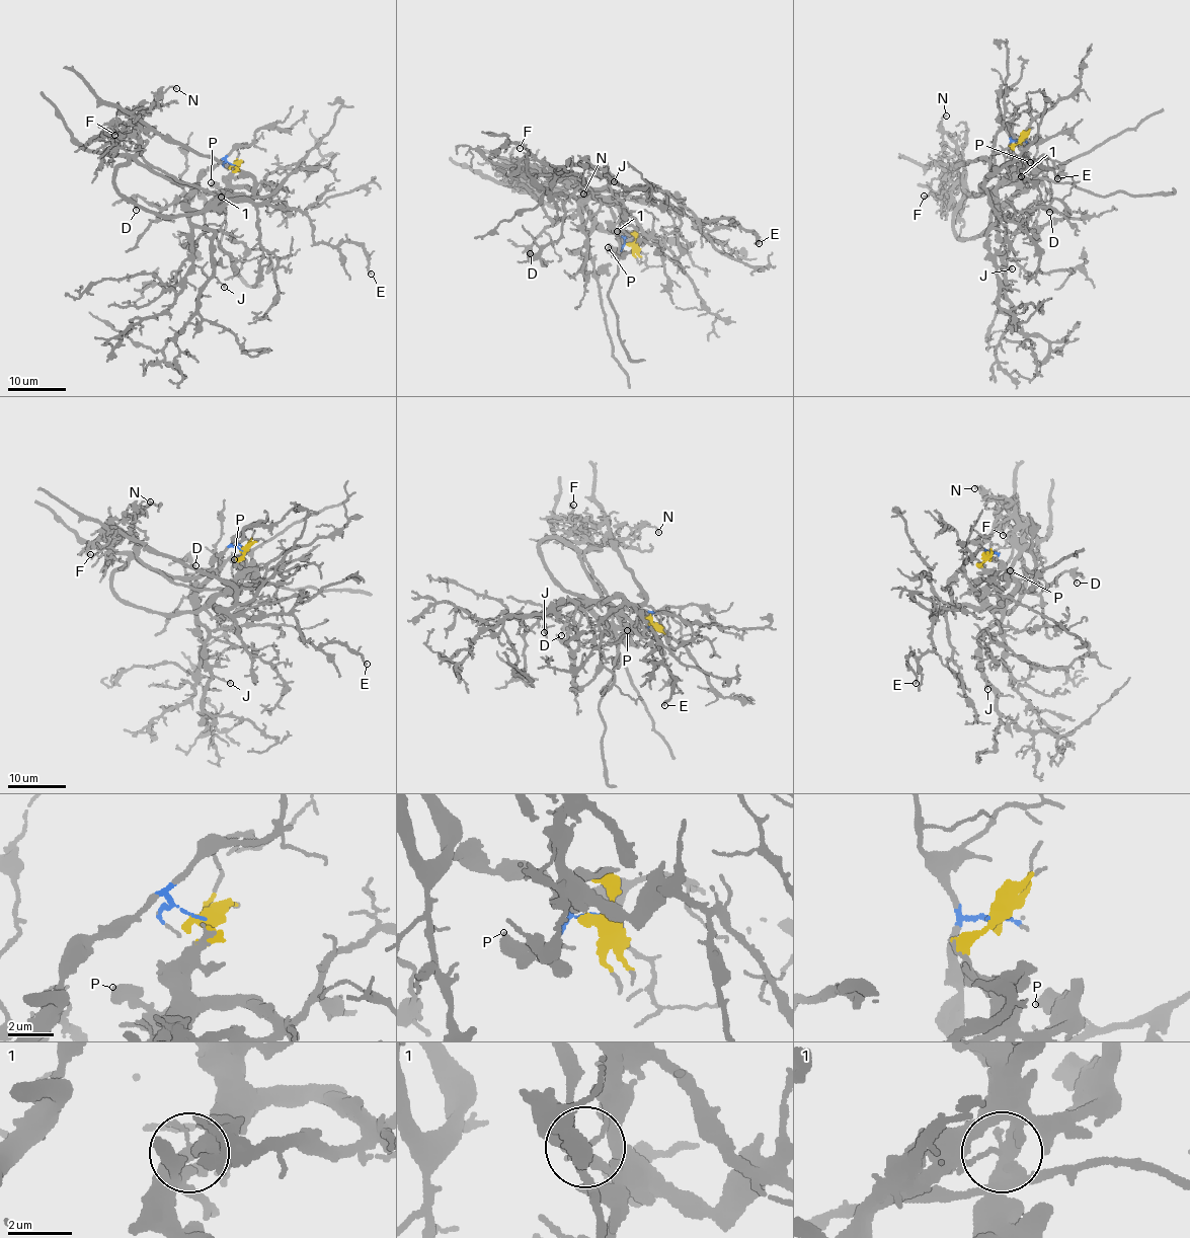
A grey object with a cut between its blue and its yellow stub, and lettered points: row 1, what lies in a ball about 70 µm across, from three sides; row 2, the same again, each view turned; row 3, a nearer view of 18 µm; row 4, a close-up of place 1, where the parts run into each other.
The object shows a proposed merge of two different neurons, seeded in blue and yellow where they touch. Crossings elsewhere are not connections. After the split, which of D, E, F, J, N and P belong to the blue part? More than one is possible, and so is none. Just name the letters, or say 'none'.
D, E, J

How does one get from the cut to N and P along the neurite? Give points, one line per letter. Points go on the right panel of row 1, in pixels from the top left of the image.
N: (1020, 140), (1014, 147), (1022, 170), (1016, 183), (969, 195), (963, 188), (965, 162), (941, 126), (946, 115)
P: (1020, 140), (1014, 154), (1029, 170), (1038, 167), (1038, 163), (1030, 162)

